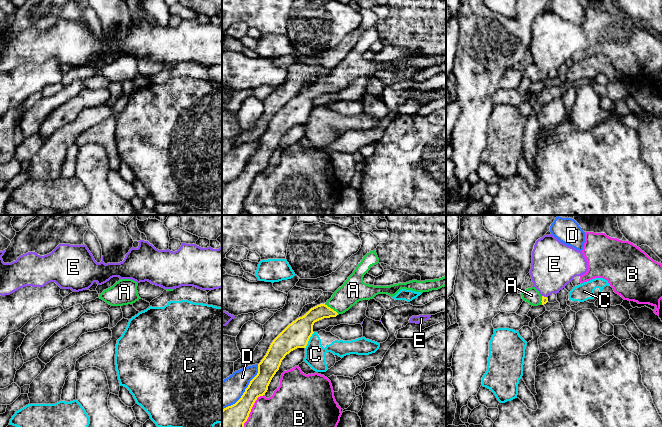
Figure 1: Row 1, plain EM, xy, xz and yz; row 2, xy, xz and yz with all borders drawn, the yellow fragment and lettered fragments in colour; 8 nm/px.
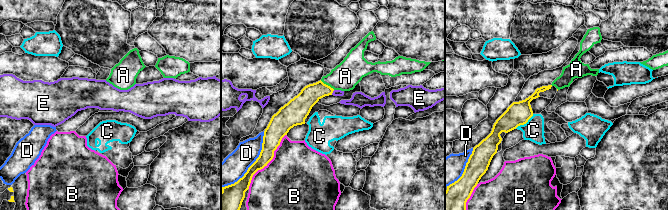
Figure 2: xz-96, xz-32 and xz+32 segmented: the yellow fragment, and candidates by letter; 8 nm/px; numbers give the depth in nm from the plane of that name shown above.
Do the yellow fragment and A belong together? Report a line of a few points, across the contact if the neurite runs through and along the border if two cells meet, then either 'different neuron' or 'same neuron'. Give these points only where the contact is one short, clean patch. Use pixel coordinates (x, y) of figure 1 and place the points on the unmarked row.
line xz (304, 101), (316, 89), (330, 84), (338, 80), (353, 66); same neuron

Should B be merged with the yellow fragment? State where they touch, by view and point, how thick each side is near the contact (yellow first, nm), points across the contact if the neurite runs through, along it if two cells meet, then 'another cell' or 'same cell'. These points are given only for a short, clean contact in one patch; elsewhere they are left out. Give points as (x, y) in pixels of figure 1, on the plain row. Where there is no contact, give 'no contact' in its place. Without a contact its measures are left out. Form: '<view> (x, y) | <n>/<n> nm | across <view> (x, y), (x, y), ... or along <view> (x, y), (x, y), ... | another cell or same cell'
xz (250, 187) | 300/480 nm | another cell

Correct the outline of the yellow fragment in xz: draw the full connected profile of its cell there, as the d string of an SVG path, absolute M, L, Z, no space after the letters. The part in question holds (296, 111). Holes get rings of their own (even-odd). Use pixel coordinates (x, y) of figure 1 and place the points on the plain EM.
M376 27L367 29L344 60L325 80L311 84L304 92L289 100L271 119L266 131L258 140L258 149L250 157L241 174L222 186L222 215L240 215L244 199L258 173L265 171L268 162L279 146L282 136L297 124L306 124L315 98L336 93L348 87L357 78L373 75L378 70L395 72L401 65L429 68L446 62L446 51L439 55L374 62L363 58L370 43L379 39Z

